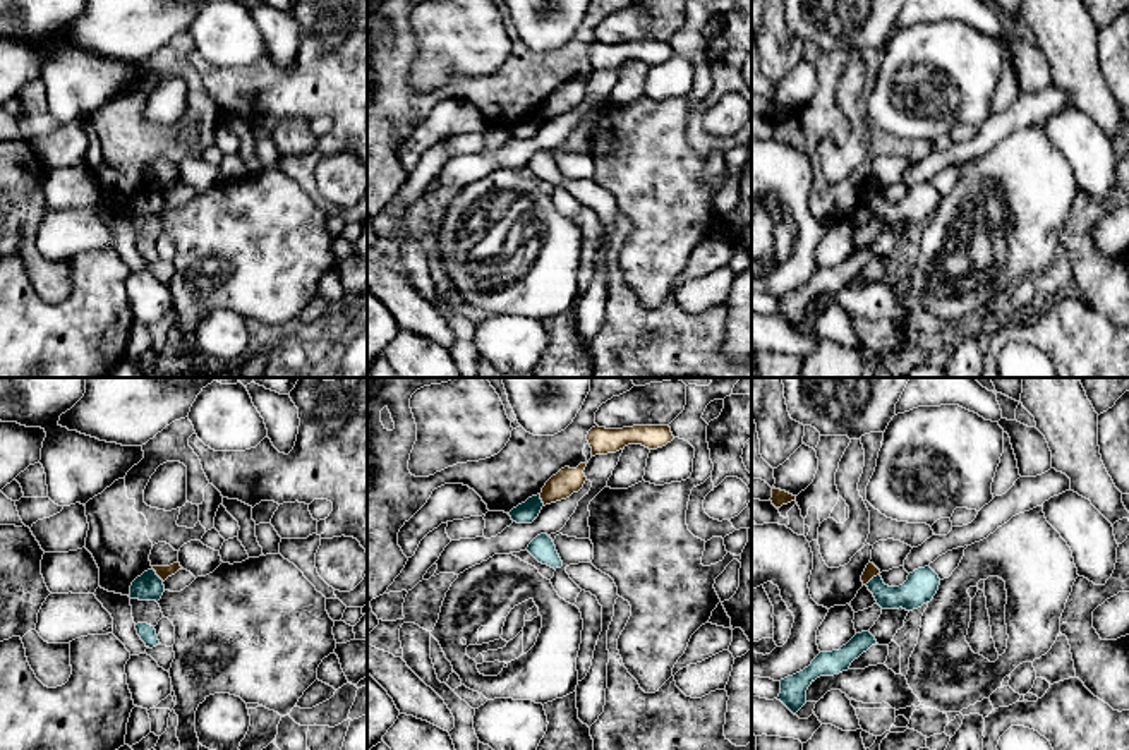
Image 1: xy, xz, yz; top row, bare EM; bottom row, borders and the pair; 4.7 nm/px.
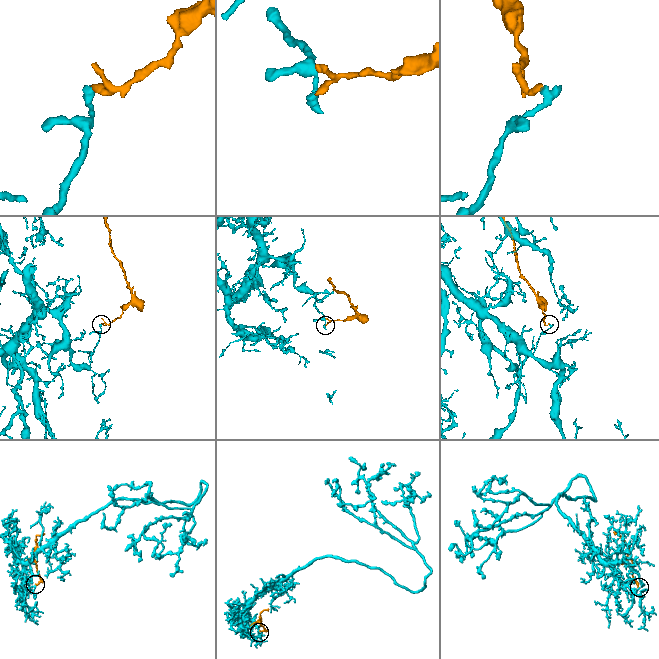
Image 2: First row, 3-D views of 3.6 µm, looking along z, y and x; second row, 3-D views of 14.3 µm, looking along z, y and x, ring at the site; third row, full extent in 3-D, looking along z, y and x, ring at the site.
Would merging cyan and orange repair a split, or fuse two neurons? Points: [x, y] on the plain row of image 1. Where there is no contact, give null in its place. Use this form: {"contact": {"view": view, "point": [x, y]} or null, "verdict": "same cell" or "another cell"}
{"contact": {"view": "yz", "point": [874, 193]}, "verdict": "another cell"}

